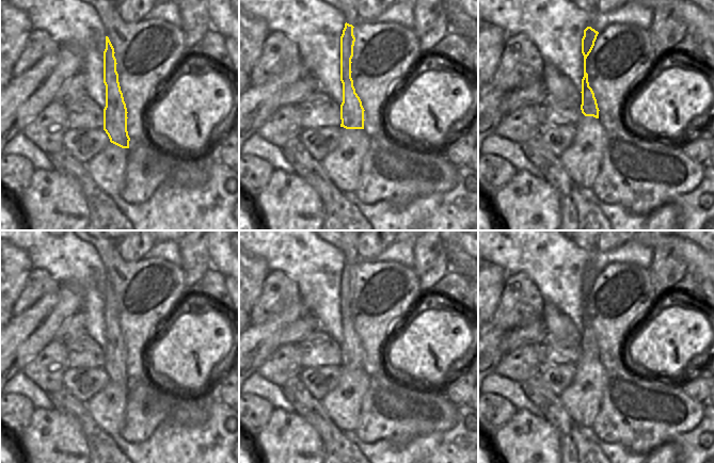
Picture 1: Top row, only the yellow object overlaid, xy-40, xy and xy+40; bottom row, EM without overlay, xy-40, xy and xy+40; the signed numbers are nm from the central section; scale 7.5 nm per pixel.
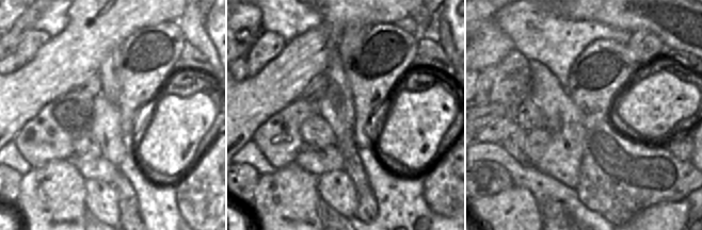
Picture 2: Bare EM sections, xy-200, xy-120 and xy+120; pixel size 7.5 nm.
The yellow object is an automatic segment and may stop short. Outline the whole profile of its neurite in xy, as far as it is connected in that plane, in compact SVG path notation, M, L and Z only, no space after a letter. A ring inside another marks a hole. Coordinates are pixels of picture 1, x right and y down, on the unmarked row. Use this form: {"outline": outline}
{"outline": "M347 260L340 275L340 320L343 322L343 341L340 344L340 366L346 368L364 368L366 351L353 325L351 302L355 268Z"}

